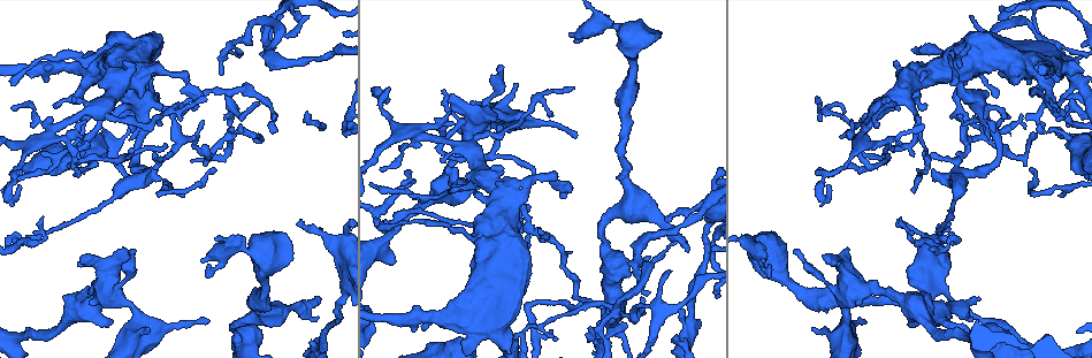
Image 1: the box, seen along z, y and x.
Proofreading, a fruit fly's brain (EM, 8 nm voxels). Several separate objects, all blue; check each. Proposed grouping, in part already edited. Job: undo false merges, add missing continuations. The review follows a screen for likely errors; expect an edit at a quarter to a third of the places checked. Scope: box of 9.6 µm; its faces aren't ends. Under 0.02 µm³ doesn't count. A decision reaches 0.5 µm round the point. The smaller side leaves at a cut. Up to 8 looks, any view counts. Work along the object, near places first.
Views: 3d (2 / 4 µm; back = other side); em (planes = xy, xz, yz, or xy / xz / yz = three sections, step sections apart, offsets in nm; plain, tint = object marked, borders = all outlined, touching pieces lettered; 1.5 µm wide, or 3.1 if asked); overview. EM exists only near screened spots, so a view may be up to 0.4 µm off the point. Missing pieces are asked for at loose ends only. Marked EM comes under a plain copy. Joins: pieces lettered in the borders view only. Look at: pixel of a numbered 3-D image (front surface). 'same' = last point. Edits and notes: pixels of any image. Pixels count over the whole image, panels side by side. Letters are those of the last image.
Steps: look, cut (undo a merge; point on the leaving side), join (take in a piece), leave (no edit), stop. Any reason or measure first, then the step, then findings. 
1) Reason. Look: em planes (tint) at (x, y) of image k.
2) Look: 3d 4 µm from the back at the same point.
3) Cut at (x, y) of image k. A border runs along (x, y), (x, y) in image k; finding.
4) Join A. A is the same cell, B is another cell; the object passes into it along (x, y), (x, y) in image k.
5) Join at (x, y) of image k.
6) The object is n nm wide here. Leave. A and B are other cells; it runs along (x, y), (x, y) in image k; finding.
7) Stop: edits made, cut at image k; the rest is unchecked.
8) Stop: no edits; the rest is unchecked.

End of a long branch. Look: em planes (borders) at (191, 109) of image 1.

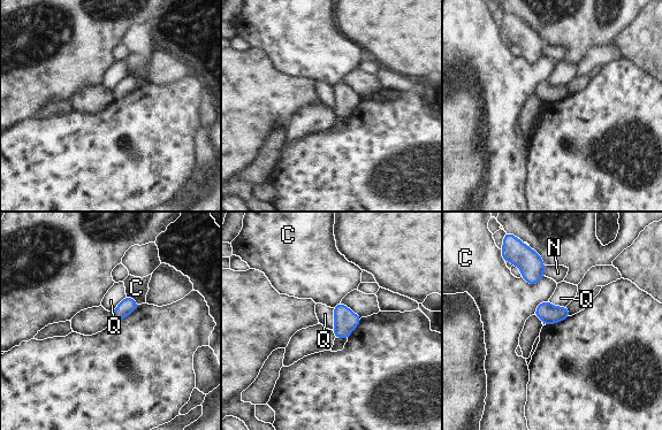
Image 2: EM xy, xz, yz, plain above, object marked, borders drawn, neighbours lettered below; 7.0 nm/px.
The longest contact is with Q, 160 nm. Leave. C, N and Q are other cells; a border runs along (333, 308), (334, 330) in image 2; no lettered piece goes on from it.

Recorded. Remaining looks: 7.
An open end. Look: em planes (borders) at (815, 99) of image 1.

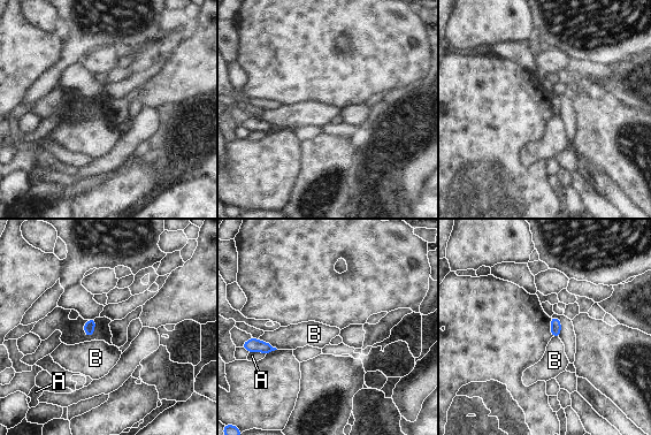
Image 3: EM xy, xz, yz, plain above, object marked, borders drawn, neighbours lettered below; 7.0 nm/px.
Leave. A and B are other cells; a border runs along (257, 338), (268, 342), (277, 349) in image 3; none of them fits.

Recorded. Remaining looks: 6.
End of a long branch. Look: em planes (borders) at (828, 186) of image 1.

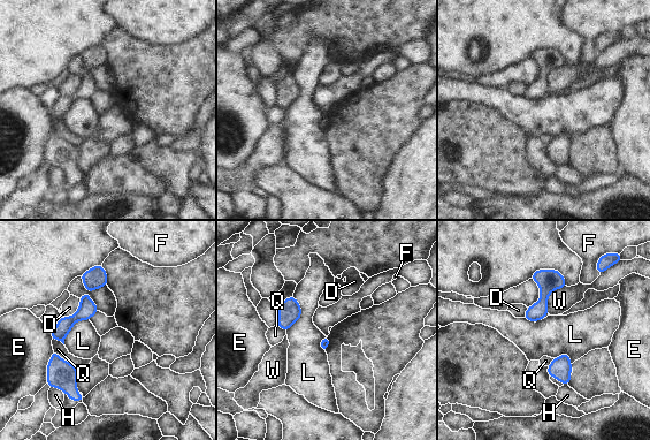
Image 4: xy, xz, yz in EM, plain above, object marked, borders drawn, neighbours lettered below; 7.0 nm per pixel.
Leave. D, E, F, H, L, Q and W are other cells; a border runs along (89, 319), (77, 320), (63, 343) in image 4; none of them fits.

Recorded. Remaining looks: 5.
Stop: no edits; the rest is unchecked.

